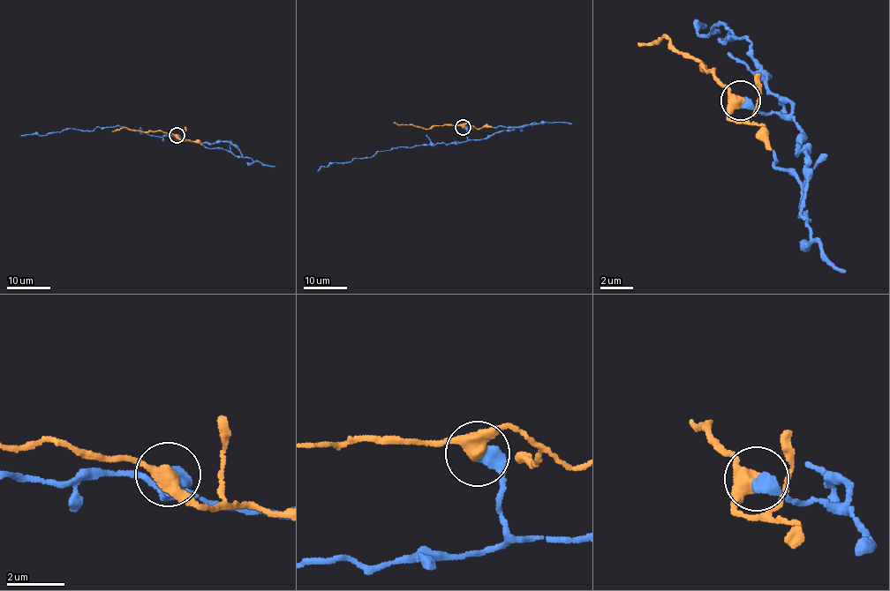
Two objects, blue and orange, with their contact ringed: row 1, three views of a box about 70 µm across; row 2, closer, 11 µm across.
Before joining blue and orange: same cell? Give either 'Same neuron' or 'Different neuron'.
Same neuron

